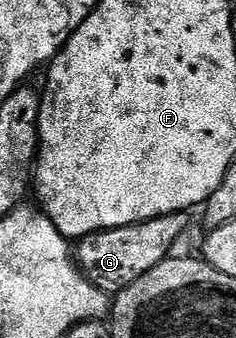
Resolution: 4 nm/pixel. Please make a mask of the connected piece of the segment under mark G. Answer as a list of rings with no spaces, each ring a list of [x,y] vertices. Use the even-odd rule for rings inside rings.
[[[186,213],[166,214],[153,220],[129,224],[112,230],[98,230],[78,239],[73,257],[85,277],[103,294],[114,296],[129,288],[133,280],[141,280],[145,272],[157,268],[166,258],[172,257],[175,245],[187,230]]]

